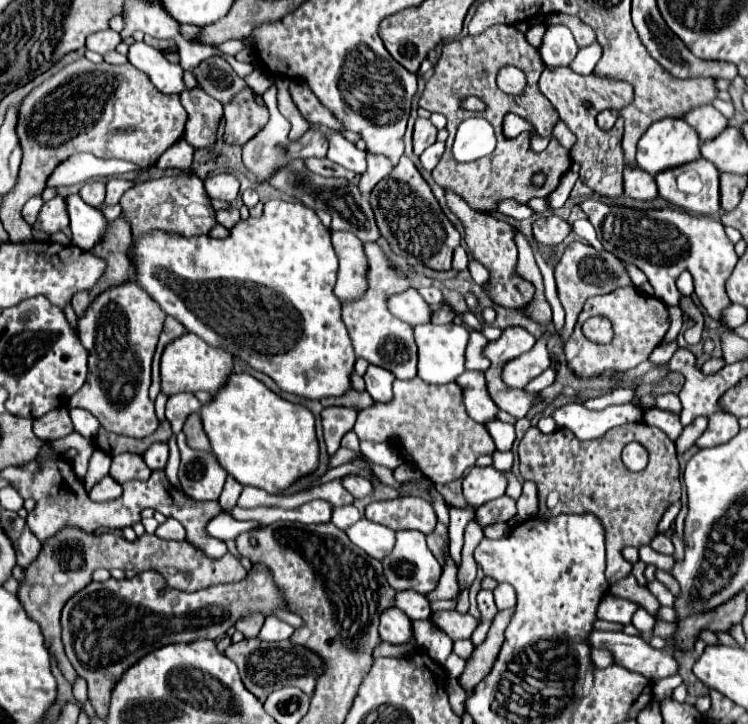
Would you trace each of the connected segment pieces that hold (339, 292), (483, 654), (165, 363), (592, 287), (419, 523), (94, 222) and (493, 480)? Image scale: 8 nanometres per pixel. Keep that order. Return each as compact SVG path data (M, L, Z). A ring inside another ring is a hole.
M331 231L331 241L339 259L335 295L341 301L357 299L367 289L367 259L363 245L353 233L347 231Z
M505 609L501 613L497 613L497 617L493 619L493 625L489 629L489 635L485 639L485 643L481 643L475 651L473 651L473 657L467 661L467 667L463 671L463 675L459 677L459 683L471 691L493 667L493 661L501 649L501 643L503 643L503 633L505 633L505 627L509 625L511 621L511 615L513 615L515 609Z
M185 333L177 341L169 343L161 357L161 391L171 397L183 391L207 391L217 393L233 371L233 355L219 347L209 347L201 337Z
M573 241L565 249L565 253L557 261L557 265L555 265L555 285L557 285L559 301L561 301L563 309L565 309L565 329L563 329L563 333L569 335L573 331L573 327L575 327L577 315L583 309L583 303L585 303L587 297L607 295L613 289L627 287L627 285L631 285L631 277L629 277L627 269L623 267L621 259L613 257L613 253L597 251L589 243ZM579 261L581 261L581 265L579 265Z
M397 497L391 501L375 501L365 507L367 521L385 525L393 531L413 529L421 533L433 533L437 517L431 507L421 497Z
M69 195L67 205L69 205L69 215L71 215L73 245L85 251L93 249L105 237L109 221L99 209L89 207L79 195Z
M473 467L463 479L463 495L473 509L501 497L505 489L507 477L495 467Z

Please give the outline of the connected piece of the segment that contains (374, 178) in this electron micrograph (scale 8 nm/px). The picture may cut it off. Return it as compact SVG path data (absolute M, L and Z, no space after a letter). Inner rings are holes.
M369 155L369 157L367 157L367 175L365 175L365 177L361 175L361 185L359 185L361 193L363 193L365 197L369 197L371 189L377 185L377 181L385 179L391 169L393 169L393 165L391 165L385 157Z

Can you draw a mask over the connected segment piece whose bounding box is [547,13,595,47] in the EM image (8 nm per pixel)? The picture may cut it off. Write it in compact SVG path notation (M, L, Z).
M559 13L559 15L551 15L551 17L547 19L547 23L551 23L551 25L555 25L555 23L567 25L567 27L573 31L573 37L575 37L575 41L577 41L579 47L587 47L587 45L591 45L591 43L595 41L593 29L591 29L589 25L585 25L579 17L561 15L561 13Z

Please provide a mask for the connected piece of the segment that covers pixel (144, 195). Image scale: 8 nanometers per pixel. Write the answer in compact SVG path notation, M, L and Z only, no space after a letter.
M195 175L185 177L162 177L155 181L141 181L121 197L121 213L131 225L131 237L141 237L153 231L177 233L183 237L207 235L217 223L215 209L209 203L203 181Z

